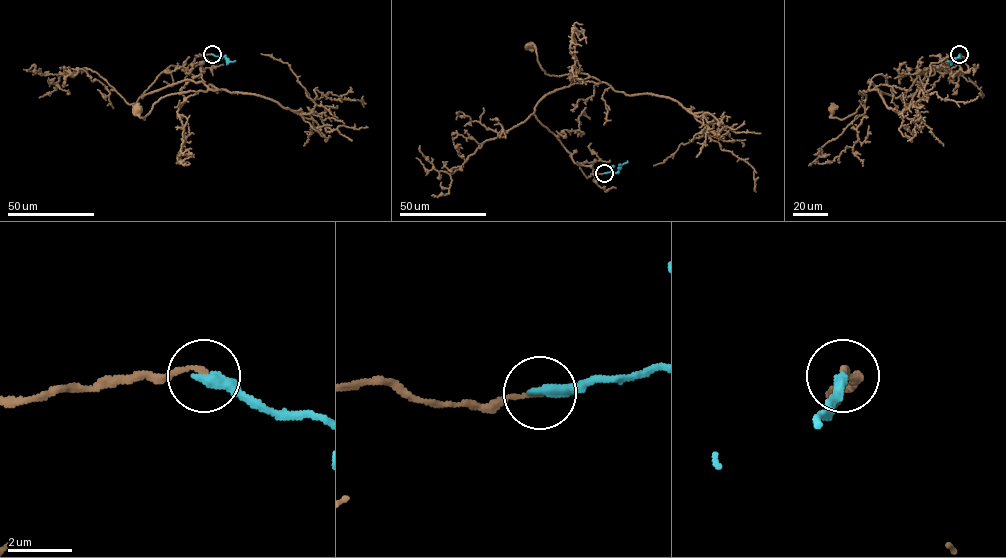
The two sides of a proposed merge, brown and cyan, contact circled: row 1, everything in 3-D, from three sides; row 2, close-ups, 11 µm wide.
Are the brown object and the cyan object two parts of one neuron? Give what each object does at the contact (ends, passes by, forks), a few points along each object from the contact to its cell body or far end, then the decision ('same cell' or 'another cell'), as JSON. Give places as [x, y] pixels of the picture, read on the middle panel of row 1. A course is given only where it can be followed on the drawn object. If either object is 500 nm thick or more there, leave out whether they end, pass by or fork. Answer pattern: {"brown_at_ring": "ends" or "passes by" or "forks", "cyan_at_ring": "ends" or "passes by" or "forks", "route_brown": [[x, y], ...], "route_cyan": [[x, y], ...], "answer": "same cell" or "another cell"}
{"brown_at_ring": "ends", "cyan_at_ring": "ends", "route_brown": [[604, 173], [587, 178], [534, 113], [556, 90], [600, 82], [587, 74], [547, 74], [535, 46], [530, 45]], "route_cyan": [[604, 173], [617, 173], [627, 160]], "answer": "same cell"}

